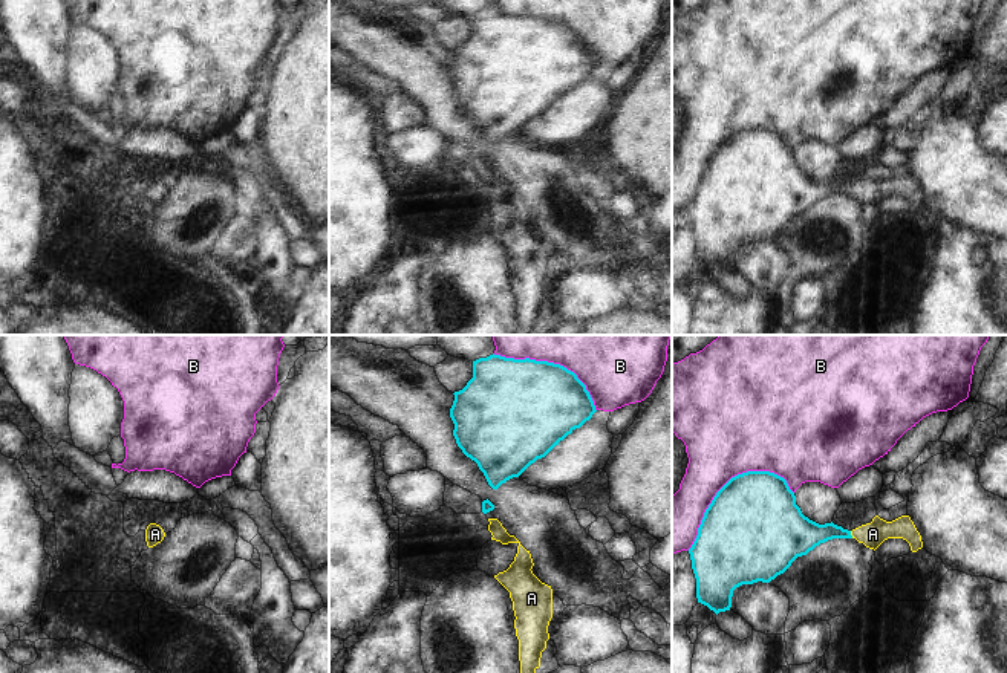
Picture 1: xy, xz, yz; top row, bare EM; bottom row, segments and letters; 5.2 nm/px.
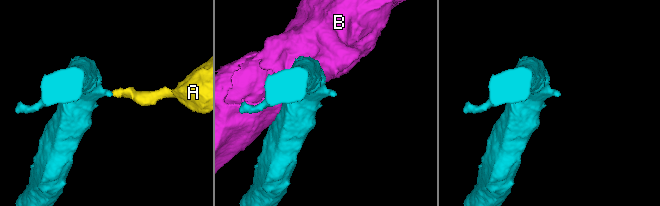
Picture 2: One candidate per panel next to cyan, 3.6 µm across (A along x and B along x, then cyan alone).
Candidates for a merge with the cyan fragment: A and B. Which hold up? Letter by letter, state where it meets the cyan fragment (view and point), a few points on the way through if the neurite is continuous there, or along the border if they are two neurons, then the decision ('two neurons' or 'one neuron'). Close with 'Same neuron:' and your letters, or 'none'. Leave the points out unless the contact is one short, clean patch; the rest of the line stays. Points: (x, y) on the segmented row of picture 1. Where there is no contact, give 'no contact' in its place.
A: yz (850, 534) | across yz (802, 534), (850, 534), (873, 534) | one neuron
B: yz (723, 487) | two neurons
Same neuron: A

